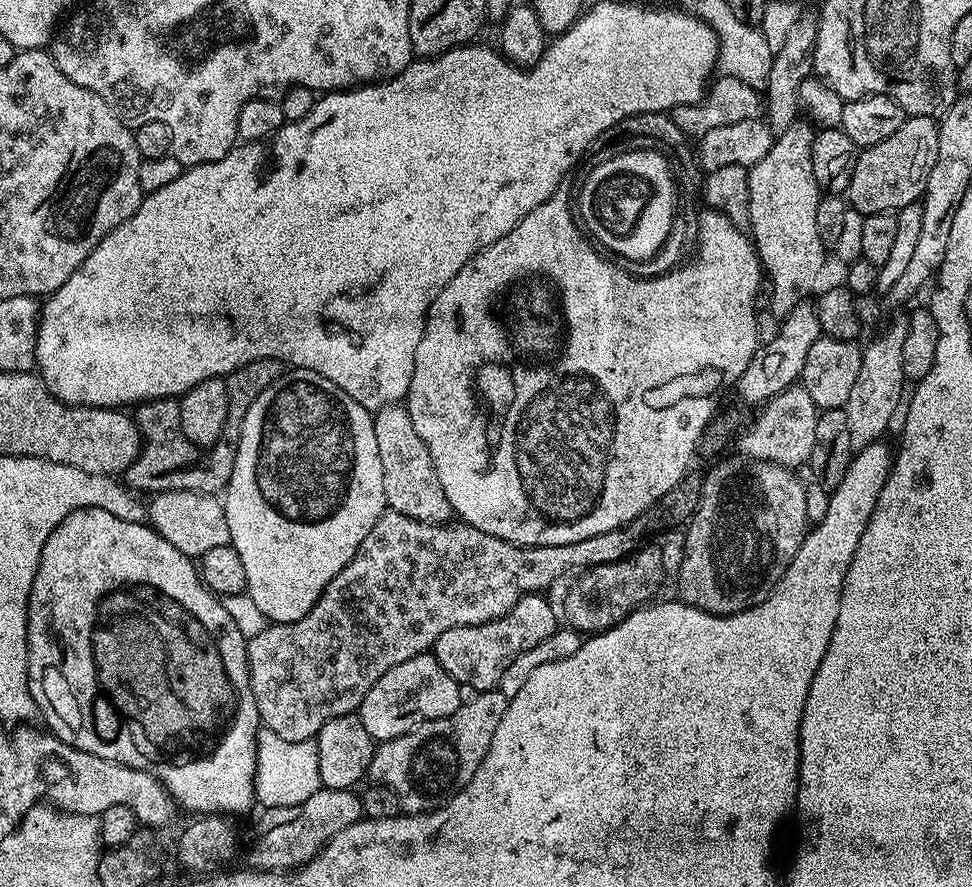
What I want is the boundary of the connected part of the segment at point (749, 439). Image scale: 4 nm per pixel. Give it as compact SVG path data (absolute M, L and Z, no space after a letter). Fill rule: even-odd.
M793 386L782 390L772 400L767 401L759 409L760 417L741 434L737 435L735 451L741 456L748 456L752 460L765 460L766 462L774 462L780 464L784 468L797 469L800 464L809 463L812 459L812 451L814 450L814 426L818 426L818 409L814 398L810 398L810 394L806 394L803 386Z

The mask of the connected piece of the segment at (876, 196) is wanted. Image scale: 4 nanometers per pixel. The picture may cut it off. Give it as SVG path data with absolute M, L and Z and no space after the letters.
M908 116L890 138L882 138L882 142L874 146L859 149L846 193L850 207L866 217L879 212L895 214L917 203L923 197L926 178L938 154L939 129L939 123L931 116Z

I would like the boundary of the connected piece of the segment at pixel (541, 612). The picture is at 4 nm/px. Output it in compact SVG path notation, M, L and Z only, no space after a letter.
M543 595L524 596L502 618L485 624L454 626L446 630L446 634L439 636L434 645L436 661L442 666L442 670L446 670L446 674L450 674L450 678L454 678L457 684L465 689L472 688L468 690L473 693L491 692L499 689L502 673L506 671L506 666L510 666L510 662L514 662L514 658L518 658L518 654L538 646L538 642L543 642L545 638L550 638L550 634L556 632L558 627L556 616L558 620L557 609L553 608Z

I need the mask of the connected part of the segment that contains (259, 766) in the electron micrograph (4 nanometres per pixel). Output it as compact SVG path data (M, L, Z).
M261 731L256 738L256 799L268 808L299 809L310 794L321 788L318 770L318 746L315 739L286 742L278 734Z

